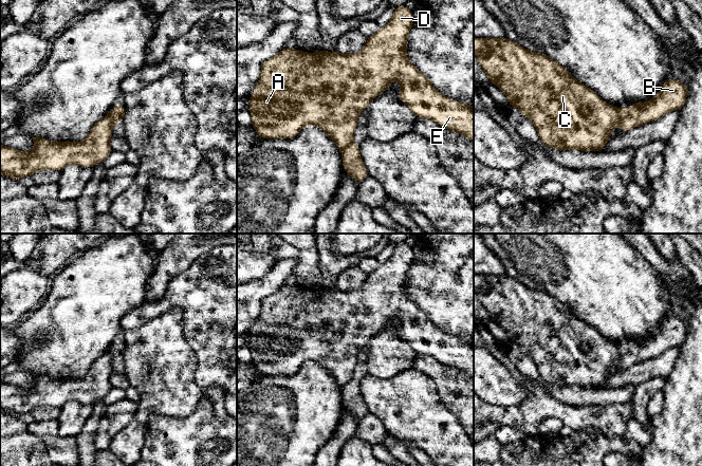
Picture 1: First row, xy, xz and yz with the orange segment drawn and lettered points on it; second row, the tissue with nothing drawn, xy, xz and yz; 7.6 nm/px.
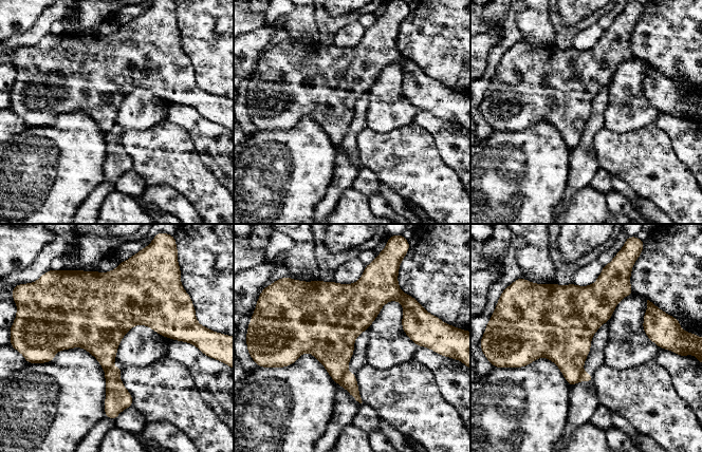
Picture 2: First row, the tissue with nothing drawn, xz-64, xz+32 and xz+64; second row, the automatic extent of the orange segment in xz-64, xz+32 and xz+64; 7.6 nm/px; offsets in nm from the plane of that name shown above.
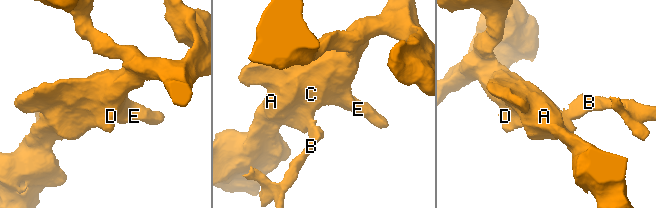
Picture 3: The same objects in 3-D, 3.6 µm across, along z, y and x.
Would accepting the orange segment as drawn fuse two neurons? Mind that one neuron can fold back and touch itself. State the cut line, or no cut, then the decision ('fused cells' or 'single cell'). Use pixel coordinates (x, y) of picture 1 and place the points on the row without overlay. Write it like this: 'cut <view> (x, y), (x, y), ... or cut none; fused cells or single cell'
cut xy (108, 350), (111, 355), (112, 365); fused cells

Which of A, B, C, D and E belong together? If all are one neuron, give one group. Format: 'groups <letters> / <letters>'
groups A C D E / B

